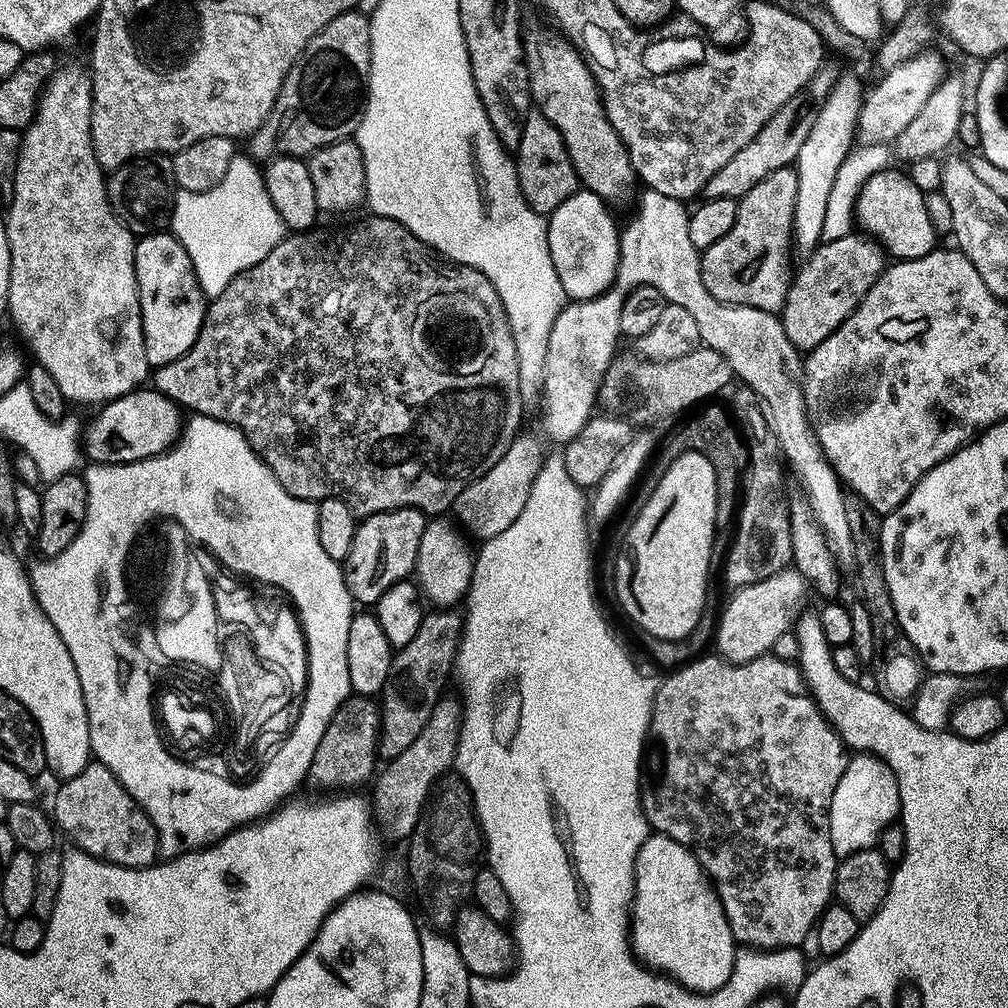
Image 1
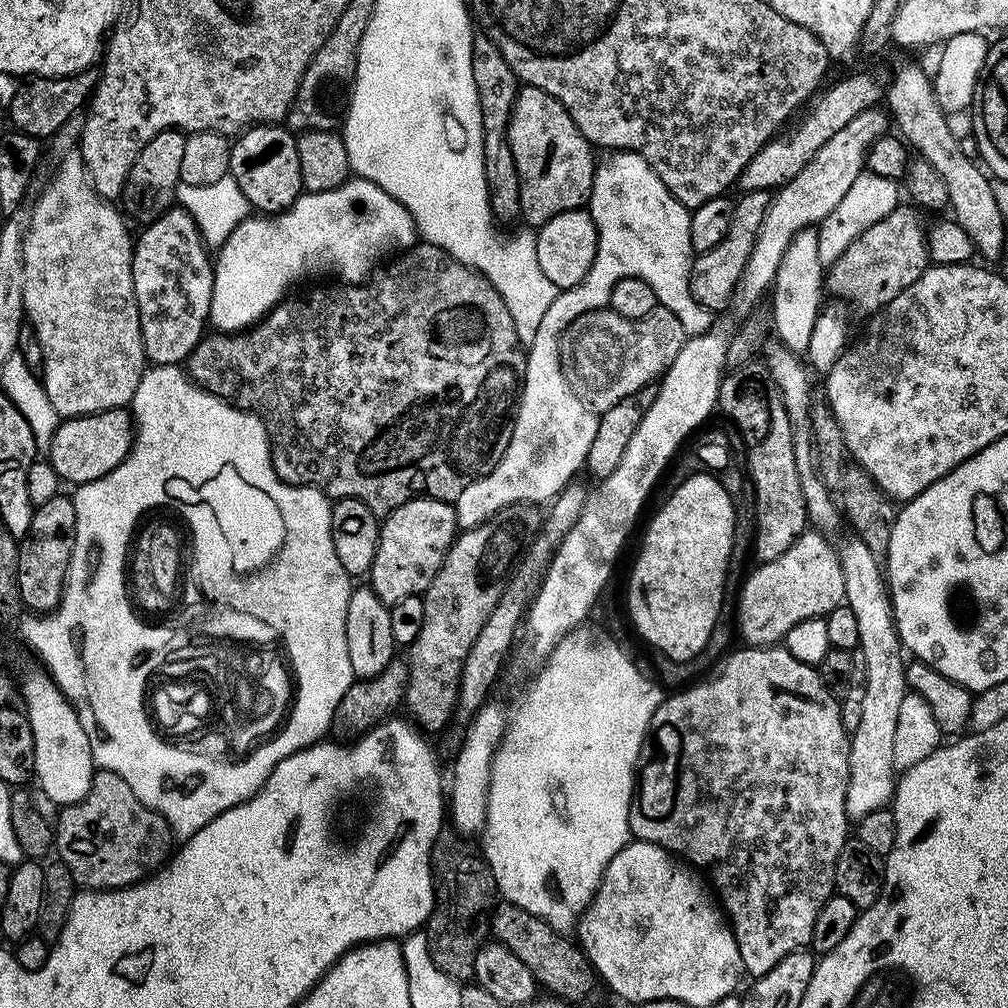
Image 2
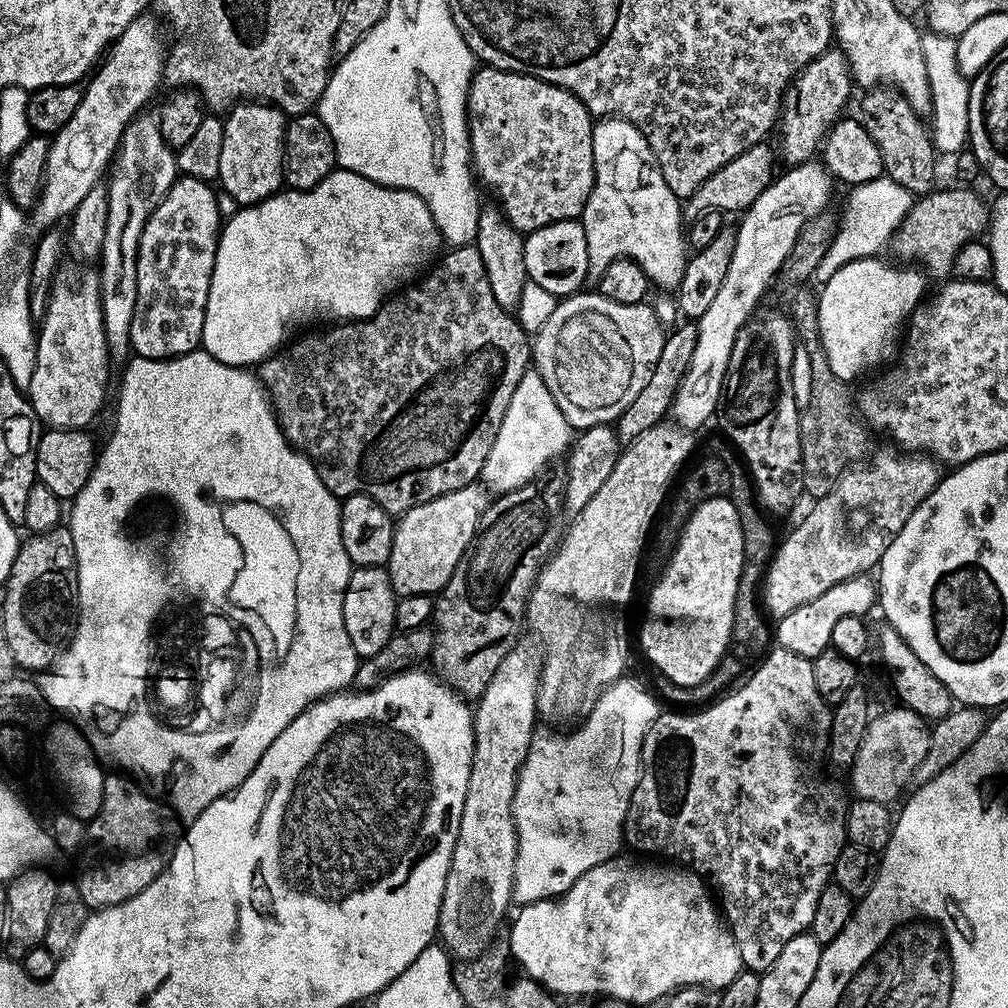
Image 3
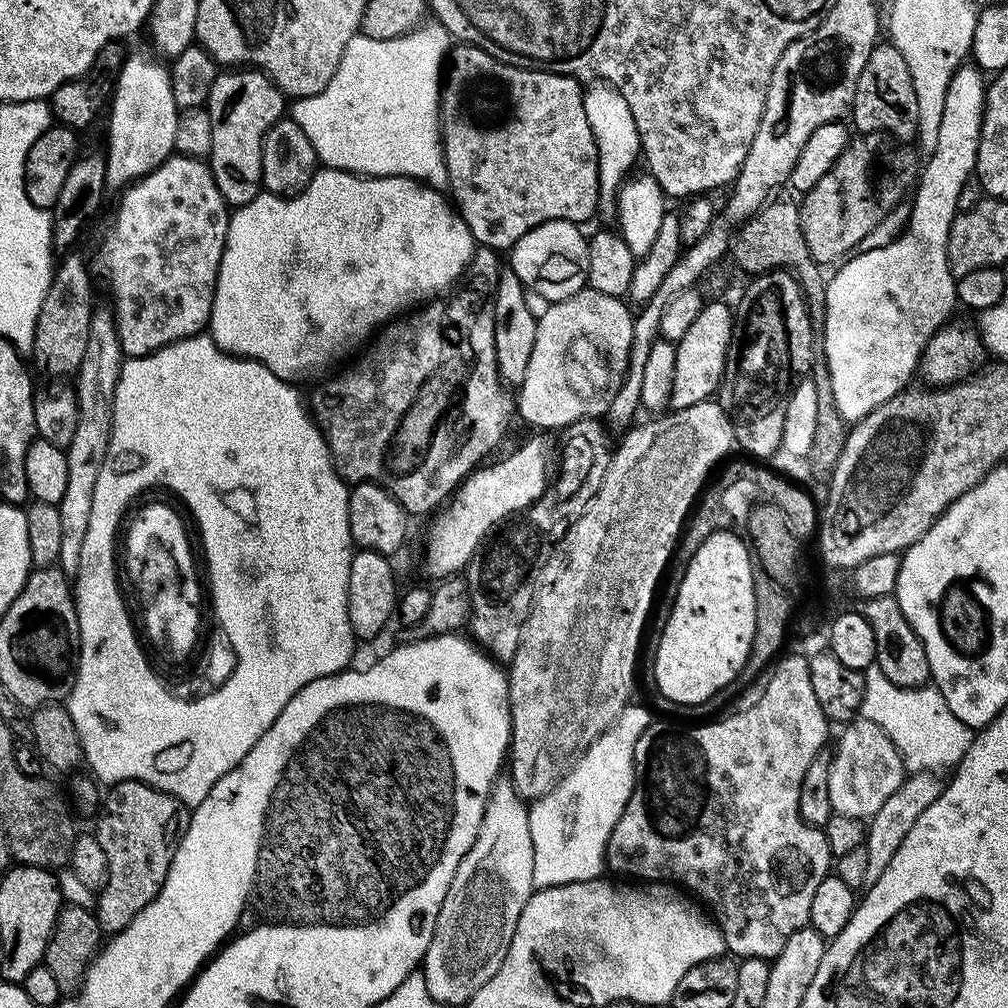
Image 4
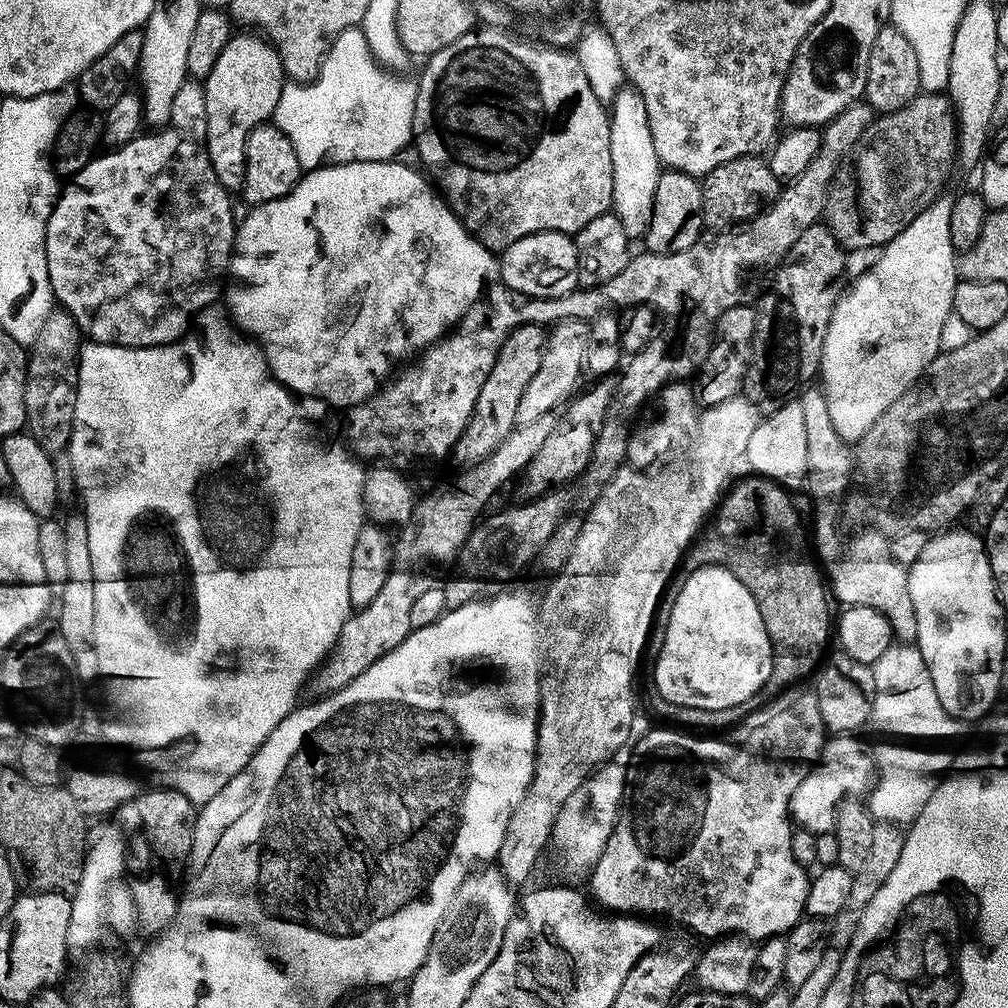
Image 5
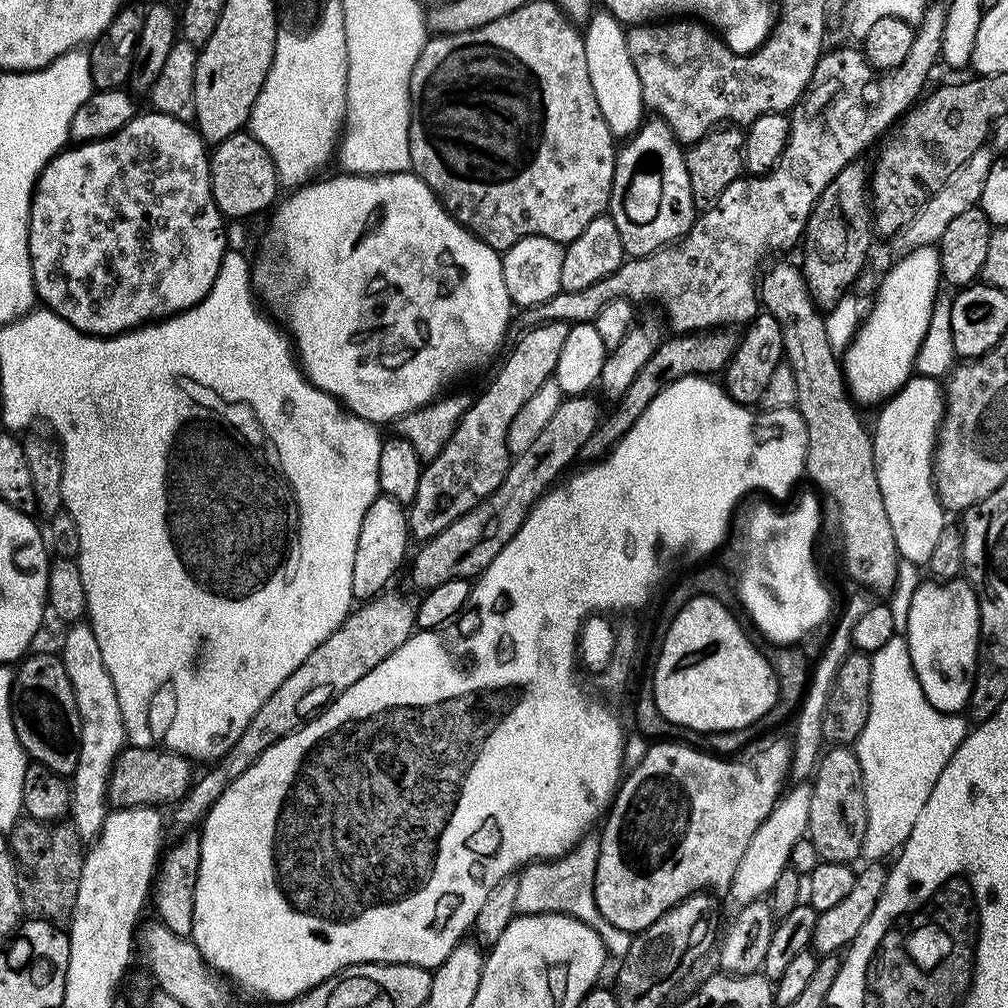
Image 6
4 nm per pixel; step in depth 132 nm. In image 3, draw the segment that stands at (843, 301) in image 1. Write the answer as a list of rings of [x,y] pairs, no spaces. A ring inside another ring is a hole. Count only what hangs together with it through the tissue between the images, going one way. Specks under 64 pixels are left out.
[[[953,187],[944,188],[941,192],[933,190],[927,196],[919,197],[890,241],[890,249],[892,248],[893,254],[900,259],[897,261],[919,266],[929,277],[932,275],[936,282],[947,281],[953,275],[952,267],[956,261],[956,255],[969,242],[983,237],[980,235],[983,232],[985,235],[990,224],[989,205],[983,204],[971,192],[973,191],[971,187]],[[904,260],[909,260],[909,262]],[[916,264],[921,264],[921,266]]]

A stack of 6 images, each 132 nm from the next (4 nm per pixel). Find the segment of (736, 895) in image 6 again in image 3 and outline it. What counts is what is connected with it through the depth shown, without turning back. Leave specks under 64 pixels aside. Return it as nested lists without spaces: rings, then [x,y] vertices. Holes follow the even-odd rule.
[[[903,706],[895,707],[881,716],[873,715],[869,719],[866,738],[862,738],[856,760],[850,766],[855,795],[887,806],[892,804],[891,800],[901,799],[900,791],[903,790],[904,783],[912,780],[912,772],[918,762],[926,758],[930,735],[924,717]]]

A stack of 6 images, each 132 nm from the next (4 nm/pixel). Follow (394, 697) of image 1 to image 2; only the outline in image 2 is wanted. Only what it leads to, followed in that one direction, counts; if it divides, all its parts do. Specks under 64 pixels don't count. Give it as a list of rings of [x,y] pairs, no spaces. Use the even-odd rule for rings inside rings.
[[[511,504],[493,514],[485,524],[463,529],[457,535],[452,549],[446,554],[444,565],[423,592],[426,611],[422,617],[422,631],[414,642],[407,645],[406,663],[408,666],[408,689],[404,695],[404,704],[408,708],[407,715],[425,733],[440,732],[453,719],[462,678],[462,668],[466,662],[466,654],[470,654],[470,646],[474,646],[474,638],[478,638],[482,626],[490,618],[494,606],[498,606],[498,598],[506,590],[508,581],[516,571],[527,550],[536,540],[542,523],[541,509],[534,504]]]

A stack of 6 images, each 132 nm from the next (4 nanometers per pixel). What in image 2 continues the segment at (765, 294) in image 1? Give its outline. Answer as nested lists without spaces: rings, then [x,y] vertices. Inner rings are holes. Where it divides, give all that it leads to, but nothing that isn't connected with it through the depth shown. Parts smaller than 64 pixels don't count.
[[[745,192],[736,200],[734,218],[730,222],[730,230],[726,230],[726,238],[714,246],[714,250],[699,253],[692,261],[690,274],[690,290],[694,298],[706,309],[717,310],[724,303],[733,299],[738,282],[744,273],[746,262],[752,253],[758,230],[762,226],[762,218],[768,209],[769,193]]]

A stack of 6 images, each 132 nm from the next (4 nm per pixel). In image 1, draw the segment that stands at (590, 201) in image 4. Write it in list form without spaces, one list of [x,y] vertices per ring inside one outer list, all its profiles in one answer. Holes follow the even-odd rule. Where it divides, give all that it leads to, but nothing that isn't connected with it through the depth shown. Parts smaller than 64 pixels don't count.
[[[533,110],[526,118],[526,126],[522,126],[522,142],[518,142],[514,149],[514,159],[522,194],[536,212],[551,214],[578,191],[576,171],[570,162],[566,142],[562,142],[562,134],[558,134],[556,127],[539,110]]]

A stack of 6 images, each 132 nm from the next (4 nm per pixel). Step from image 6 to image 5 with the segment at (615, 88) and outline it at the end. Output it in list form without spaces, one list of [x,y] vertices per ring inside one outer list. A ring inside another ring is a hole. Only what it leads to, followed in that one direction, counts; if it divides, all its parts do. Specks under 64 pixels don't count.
[[[631,88],[619,89],[610,104],[610,162],[613,171],[612,212],[630,240],[641,239],[653,214],[653,202],[661,174],[661,163],[654,150],[645,107]]]

